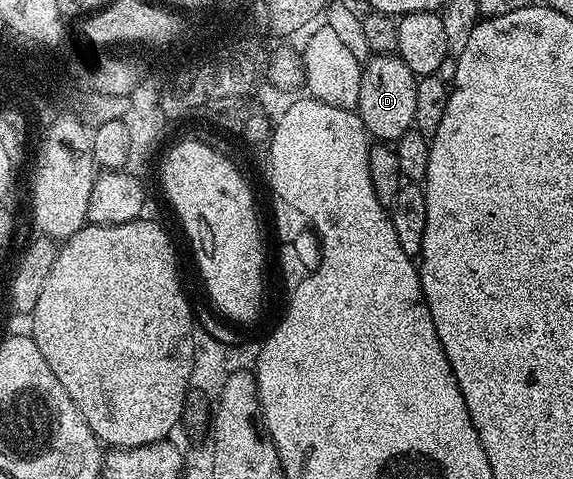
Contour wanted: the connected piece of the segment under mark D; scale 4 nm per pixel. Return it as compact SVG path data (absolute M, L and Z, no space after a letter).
M373 54L364 61L359 78L359 102L356 113L370 137L377 142L396 142L413 128L415 90L418 77L396 54Z

